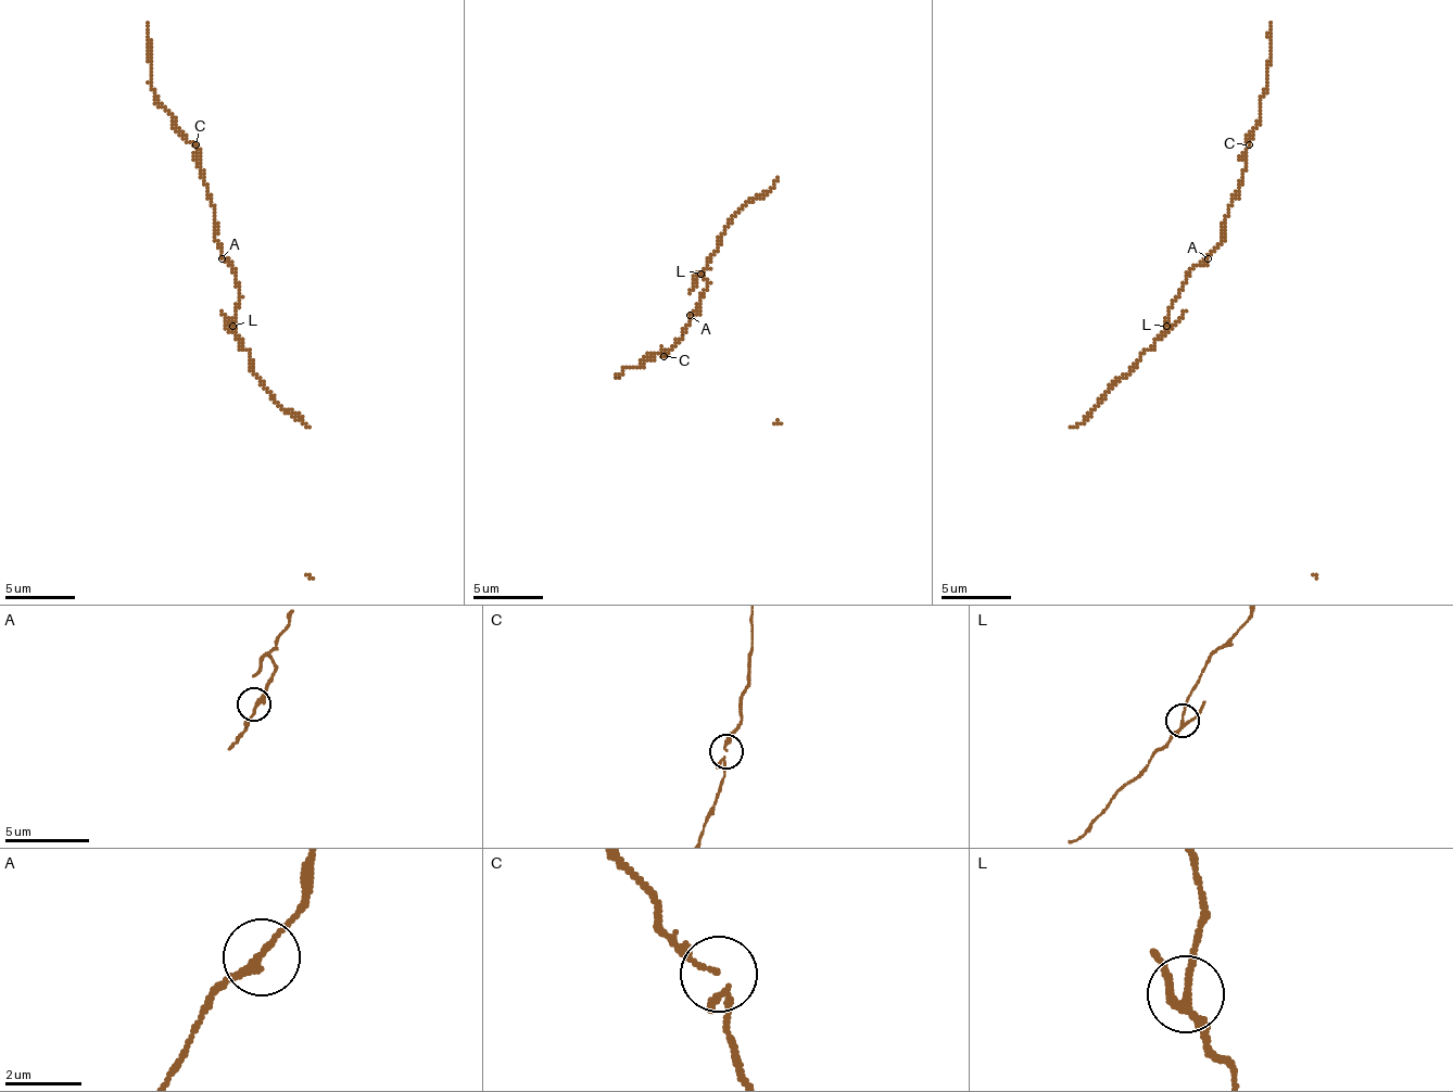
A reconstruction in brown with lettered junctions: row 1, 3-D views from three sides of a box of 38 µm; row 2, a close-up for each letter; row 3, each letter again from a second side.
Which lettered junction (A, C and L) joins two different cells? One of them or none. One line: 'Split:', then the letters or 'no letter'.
Split: L

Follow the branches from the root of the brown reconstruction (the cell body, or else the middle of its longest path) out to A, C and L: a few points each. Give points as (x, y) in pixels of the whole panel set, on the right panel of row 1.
A: (1154, 339), (1165, 329), (1169, 307), (1186, 276), (1208, 258)
C: (1154, 339), (1165, 329), (1169, 307), (1186, 276), (1222, 241), (1222, 223), (1242, 181), (1250, 145)
L: (1154, 339), (1165, 325)

